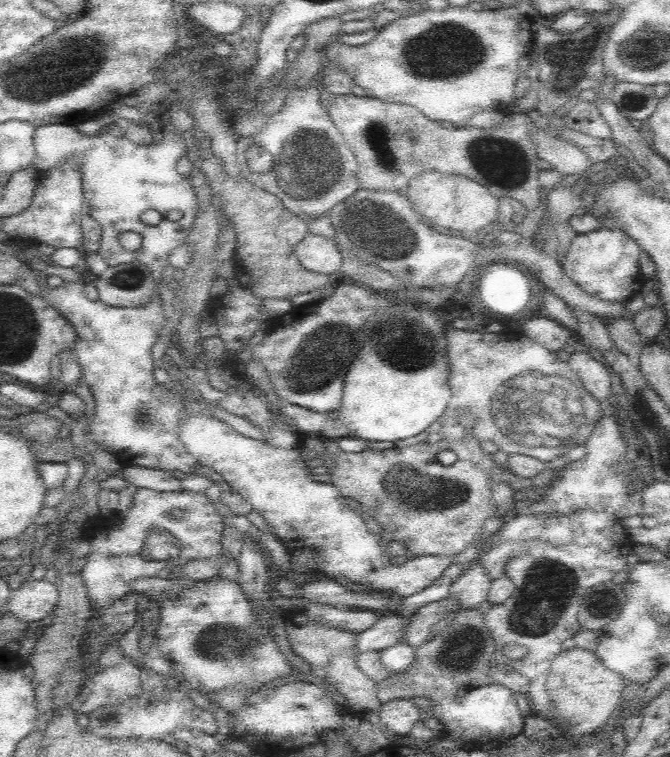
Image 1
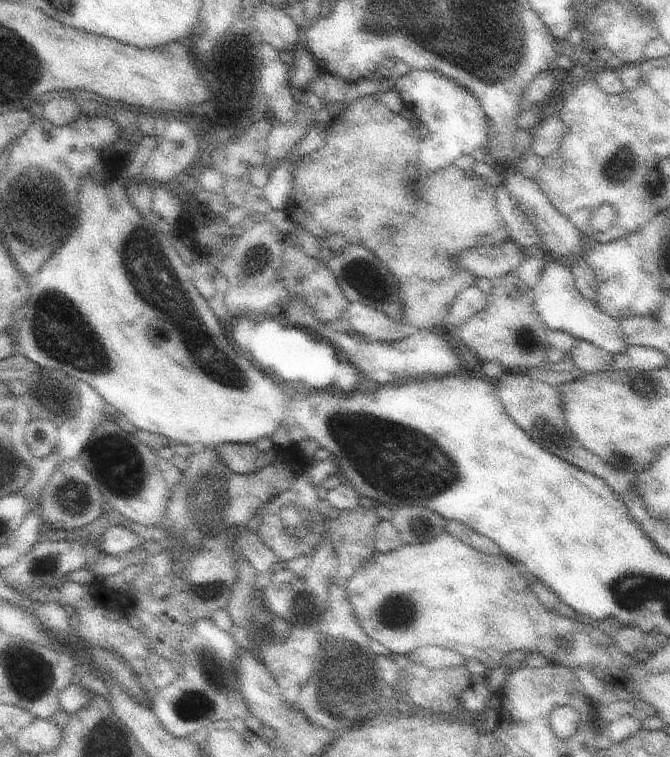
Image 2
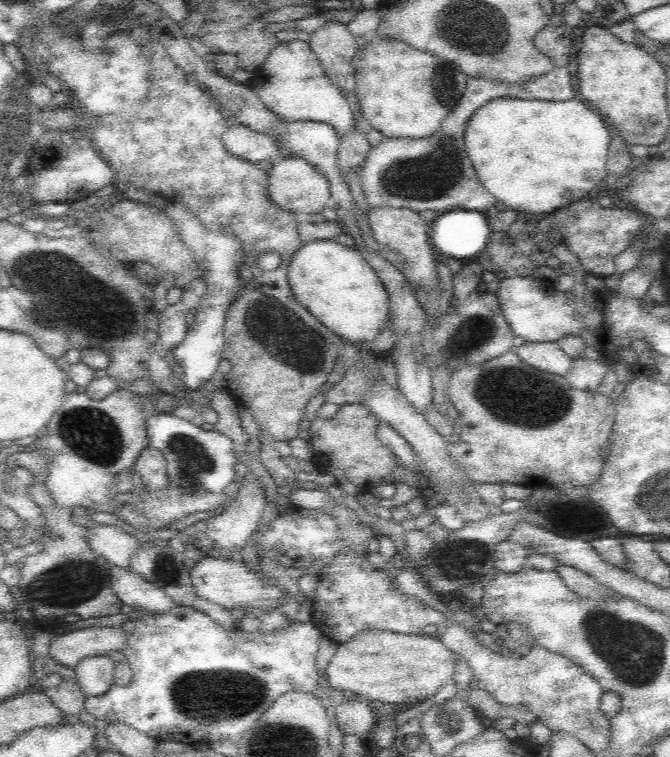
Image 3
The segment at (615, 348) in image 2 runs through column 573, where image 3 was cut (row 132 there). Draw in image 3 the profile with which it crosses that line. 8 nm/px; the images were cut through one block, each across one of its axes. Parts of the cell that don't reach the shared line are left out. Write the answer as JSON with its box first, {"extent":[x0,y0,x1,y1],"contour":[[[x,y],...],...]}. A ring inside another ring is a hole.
{"extent":[280,122,356,214],"contour":[[[284,122],[282,126],[282,140],[280,146],[286,152],[294,152],[300,158],[306,158],[328,182],[330,182],[330,192],[332,192],[332,204],[340,206],[346,214],[354,214],[356,204],[352,200],[352,192],[350,192],[350,184],[346,178],[340,176],[338,170],[338,148],[340,148],[340,134],[330,126],[330,124],[322,124],[322,122]]]}

